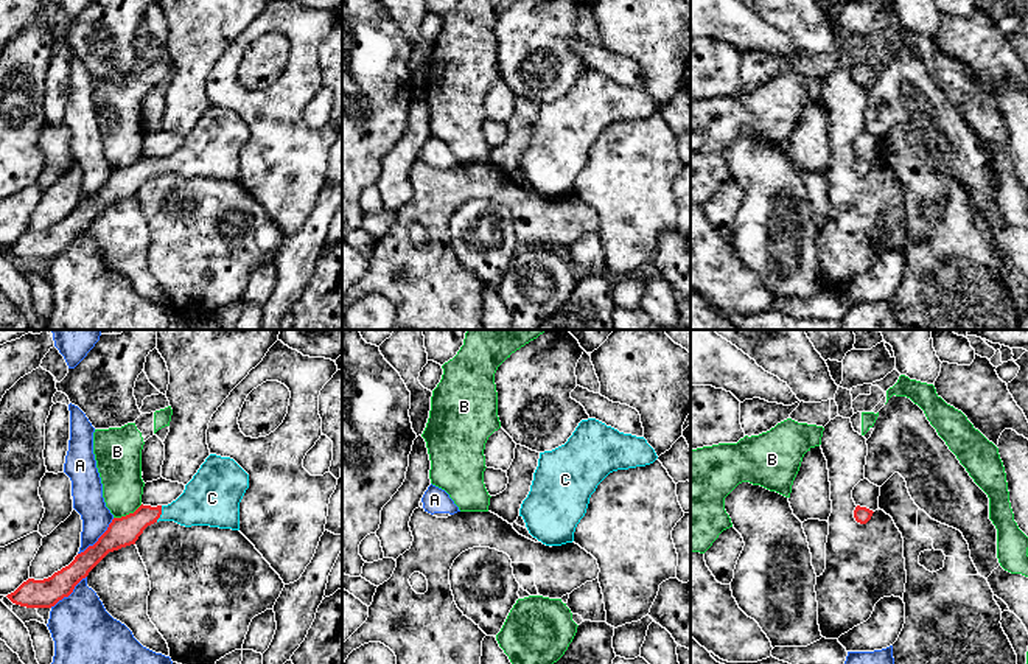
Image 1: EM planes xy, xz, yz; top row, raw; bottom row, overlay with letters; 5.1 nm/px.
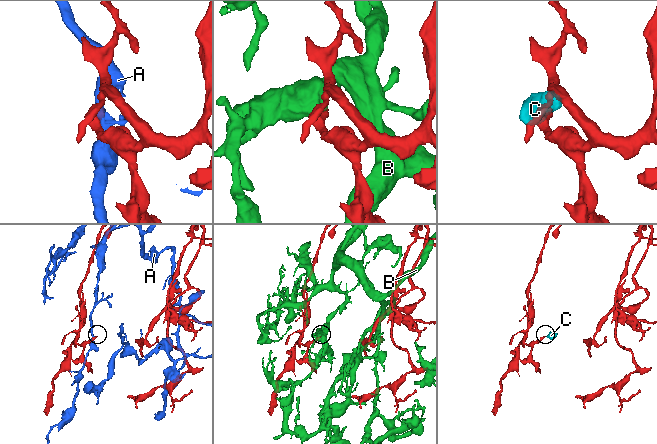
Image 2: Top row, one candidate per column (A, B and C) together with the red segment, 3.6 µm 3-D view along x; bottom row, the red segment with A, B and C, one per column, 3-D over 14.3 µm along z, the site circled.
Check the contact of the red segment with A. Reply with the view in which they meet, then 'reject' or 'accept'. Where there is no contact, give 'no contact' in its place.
xy | reject

